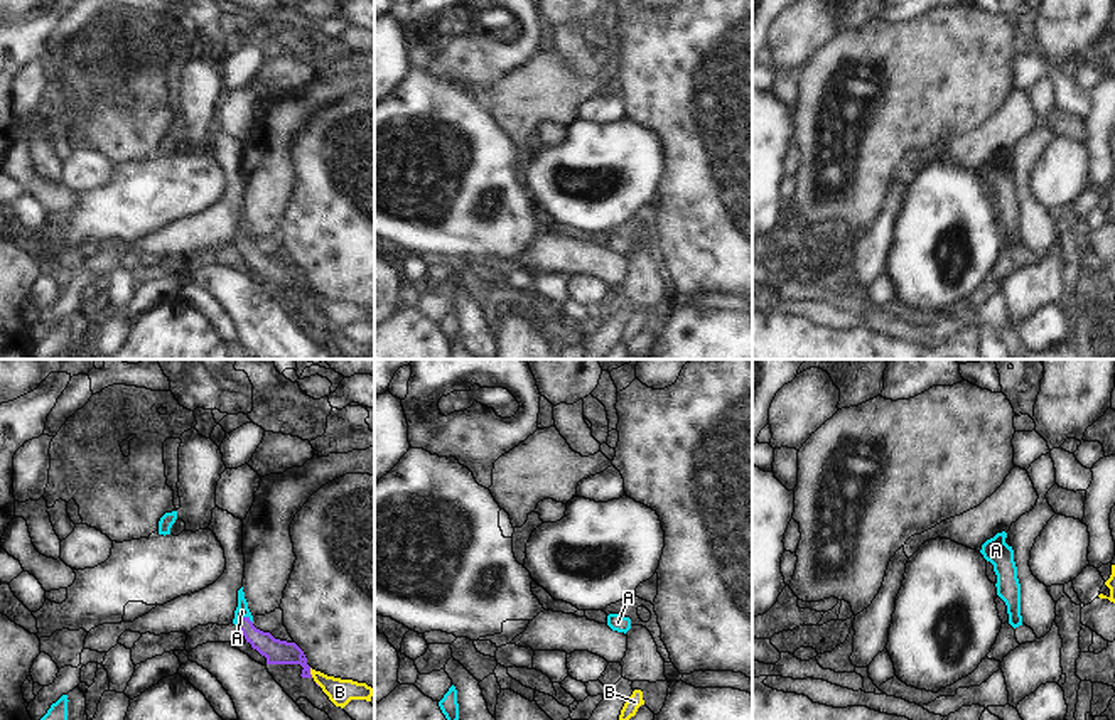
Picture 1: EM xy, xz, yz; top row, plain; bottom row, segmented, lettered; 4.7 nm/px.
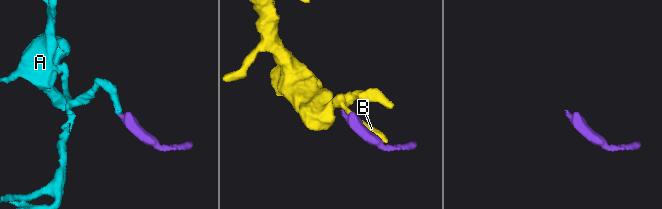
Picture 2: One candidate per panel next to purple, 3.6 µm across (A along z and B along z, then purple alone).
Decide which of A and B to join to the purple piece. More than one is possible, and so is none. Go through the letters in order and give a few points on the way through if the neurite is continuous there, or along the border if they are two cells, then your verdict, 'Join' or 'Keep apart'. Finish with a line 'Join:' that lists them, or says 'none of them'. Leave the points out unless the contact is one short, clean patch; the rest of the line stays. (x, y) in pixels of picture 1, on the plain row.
A: Path across: xy (277, 274), (265, 267), (243, 240), (242, 233). Join
B: Boundary: xy (309, 290), (312, 299). Keep apart
Join: A

